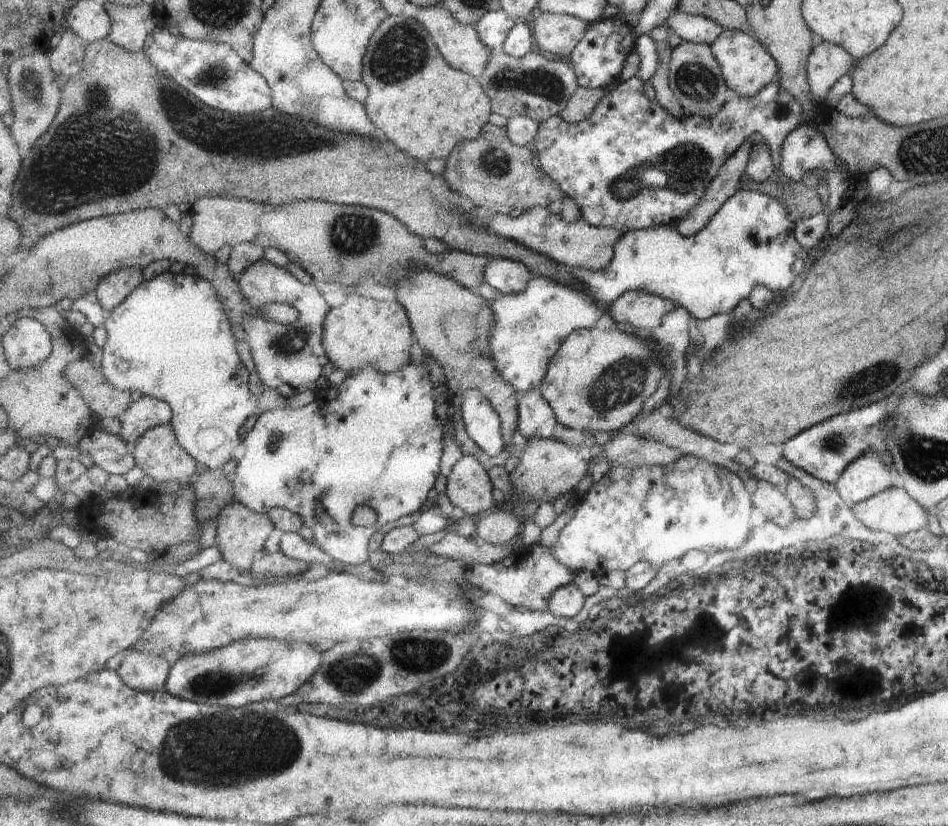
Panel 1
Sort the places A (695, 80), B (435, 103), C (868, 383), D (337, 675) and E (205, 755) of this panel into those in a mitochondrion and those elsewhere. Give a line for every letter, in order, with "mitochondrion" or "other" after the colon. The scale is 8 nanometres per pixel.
A: mitochondrion
B: other
C: mitochondrion
D: mitochondrion
E: mitochondrion

